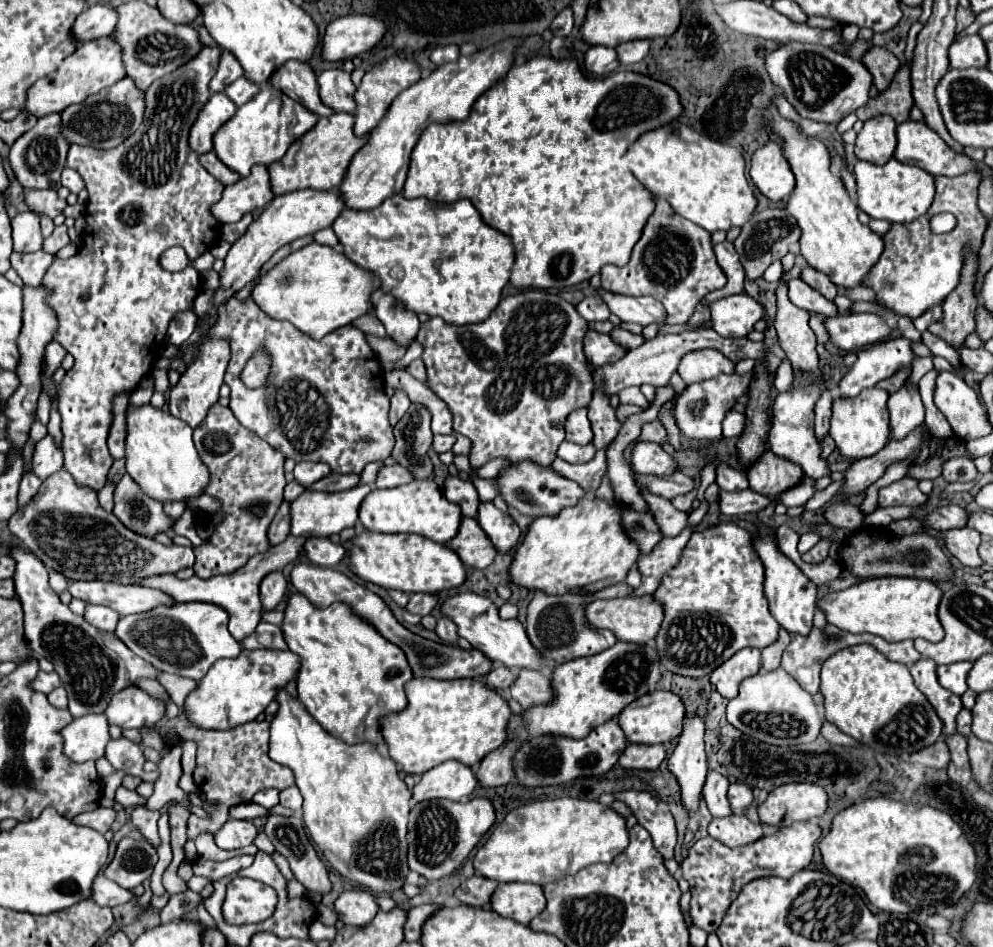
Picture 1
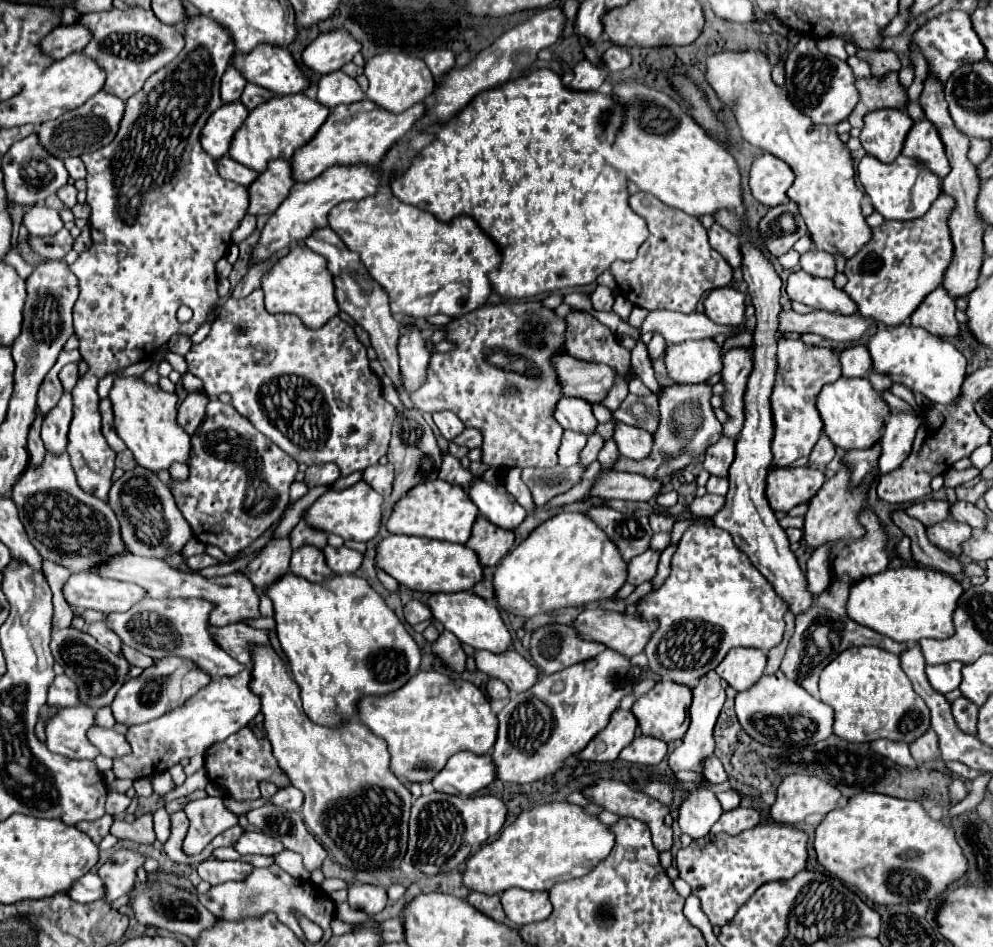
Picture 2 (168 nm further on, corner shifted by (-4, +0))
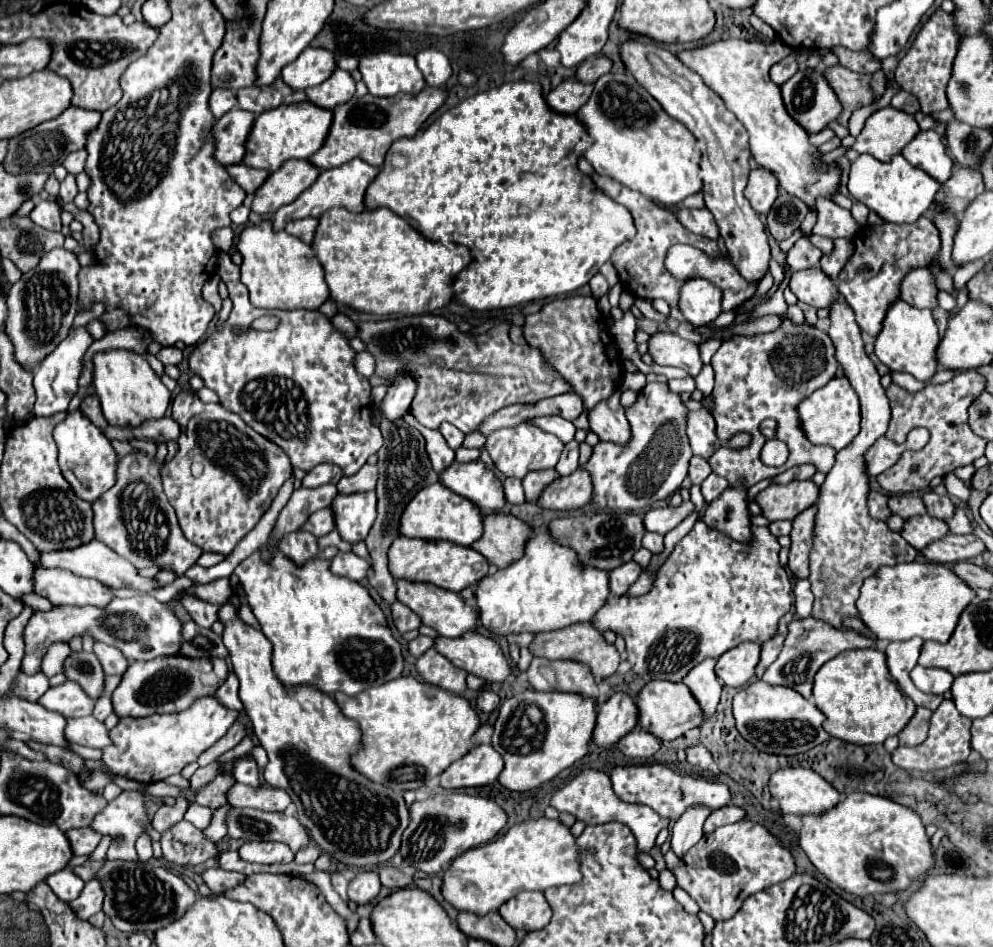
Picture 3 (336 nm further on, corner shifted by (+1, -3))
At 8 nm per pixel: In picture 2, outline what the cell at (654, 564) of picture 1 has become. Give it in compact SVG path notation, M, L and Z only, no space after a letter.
M649 549L637 557L633 557L629 561L629 573L627 573L627 581L633 585L639 585L643 581L651 581L657 573L657 563L659 563L661 551Z

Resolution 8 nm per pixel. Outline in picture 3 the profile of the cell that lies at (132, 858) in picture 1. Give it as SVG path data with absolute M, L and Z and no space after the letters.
M90 880L86 882L84 890L80 892L80 896L72 902L68 902L68 906L74 910L74 914L80 920L88 920L92 914L100 912L100 902L102 902L102 890L100 890L100 882Z

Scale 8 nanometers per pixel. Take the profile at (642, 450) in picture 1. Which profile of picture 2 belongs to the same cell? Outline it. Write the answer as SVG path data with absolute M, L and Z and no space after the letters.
M617 423L613 439L617 441L619 453L623 457L629 457L633 461L641 461L641 459L651 455L653 435L639 429L639 427L629 427L625 423Z

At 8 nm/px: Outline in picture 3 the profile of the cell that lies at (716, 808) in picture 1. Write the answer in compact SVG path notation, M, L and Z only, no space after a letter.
M702 744L688 746L688 748L686 748L686 760L688 760L692 766L698 766L698 768L702 768L702 770L714 768L714 760L712 760L712 756L708 754L708 750L706 750Z

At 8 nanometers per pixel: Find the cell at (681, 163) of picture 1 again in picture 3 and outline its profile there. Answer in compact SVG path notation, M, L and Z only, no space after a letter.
M628 72L602 74L594 84L590 100L576 112L576 118L590 134L590 144L584 158L590 162L594 172L610 176L630 190L636 190L650 200L660 200L662 204L680 204L686 196L702 190L700 152L692 150L692 132L684 128L682 122L670 118Z

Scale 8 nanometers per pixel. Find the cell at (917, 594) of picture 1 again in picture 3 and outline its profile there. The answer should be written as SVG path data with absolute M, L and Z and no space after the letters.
M914 560L894 566L880 566L880 570L862 584L856 606L864 624L880 640L892 642L920 636L924 640L948 642L962 610L974 598L976 592L950 568Z

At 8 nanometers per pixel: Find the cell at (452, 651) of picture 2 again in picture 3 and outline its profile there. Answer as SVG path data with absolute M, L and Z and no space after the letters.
M430 648L426 654L422 654L416 660L416 670L426 684L432 684L432 686L438 686L442 690L454 692L458 696L462 696L466 692L464 670L456 670L452 666L452 662L448 662L444 656L436 654L434 648Z

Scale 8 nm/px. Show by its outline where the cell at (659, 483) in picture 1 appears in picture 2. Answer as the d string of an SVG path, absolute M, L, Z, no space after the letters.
M607 471L601 473L591 495L601 499L625 499L625 501L651 501L663 489L663 481L655 477L625 473L625 471Z

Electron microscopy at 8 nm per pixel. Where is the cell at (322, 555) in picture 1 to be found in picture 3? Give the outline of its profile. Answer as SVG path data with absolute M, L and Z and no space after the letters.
M338 552L334 556L334 560L330 562L330 570L338 576L360 582L362 578L366 578L366 574L370 570L370 564L364 558L352 554L352 552Z

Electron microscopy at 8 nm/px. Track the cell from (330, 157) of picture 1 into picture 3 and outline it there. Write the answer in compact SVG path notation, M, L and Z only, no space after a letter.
M426 86L418 96L410 94L396 94L390 98L378 98L372 94L366 94L362 98L352 98L340 106L336 106L334 122L332 122L332 134L328 134L328 142L320 154L314 154L310 160L326 170L340 164L346 164L348 160L360 156L364 162L372 166L382 166L384 156L394 140L398 138L412 138L422 128L422 124L446 102L448 88L432 88Z

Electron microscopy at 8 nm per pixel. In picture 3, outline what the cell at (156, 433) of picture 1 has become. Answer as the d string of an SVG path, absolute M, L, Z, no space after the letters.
M130 350L98 352L92 358L94 388L102 404L102 412L112 426L138 426L150 418L162 418L170 406L172 394L150 368L142 354Z

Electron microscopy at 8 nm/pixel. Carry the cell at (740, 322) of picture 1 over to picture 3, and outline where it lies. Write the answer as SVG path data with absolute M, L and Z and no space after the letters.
M690 278L680 288L678 308L692 326L704 326L720 314L722 294L702 278Z

